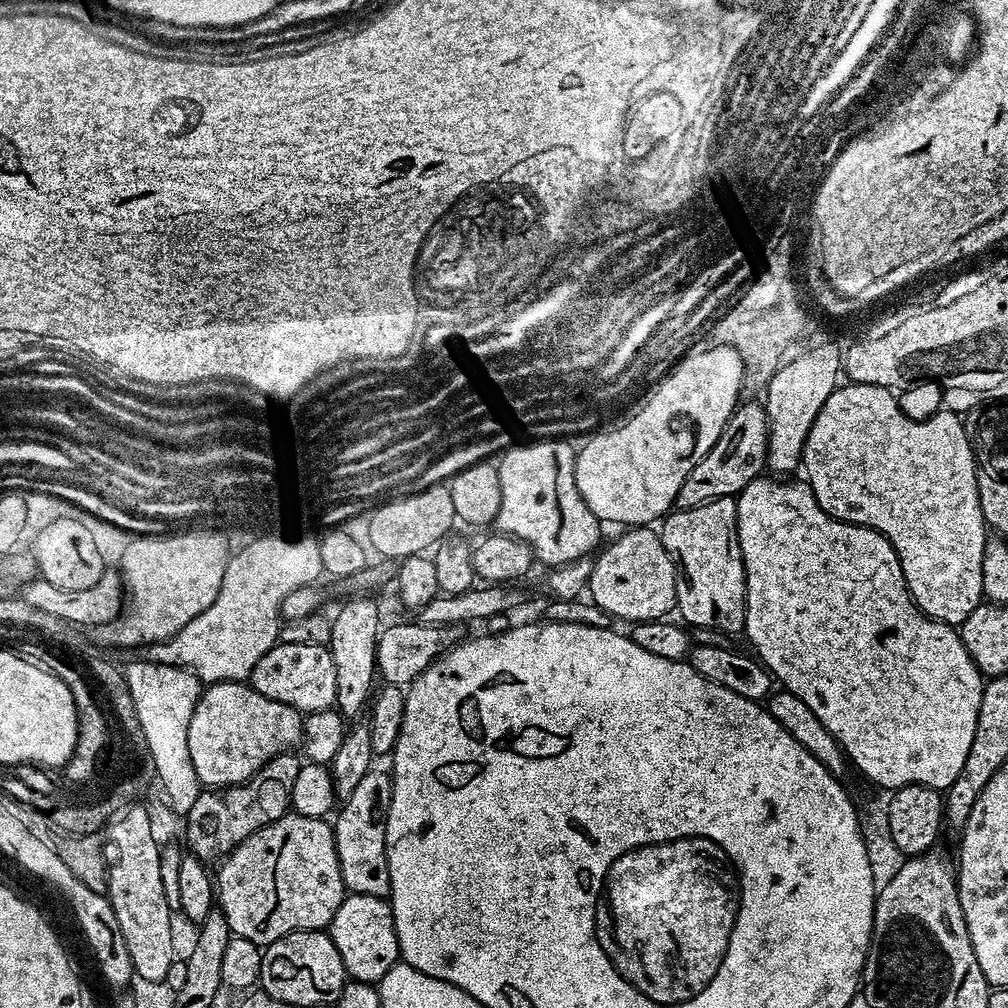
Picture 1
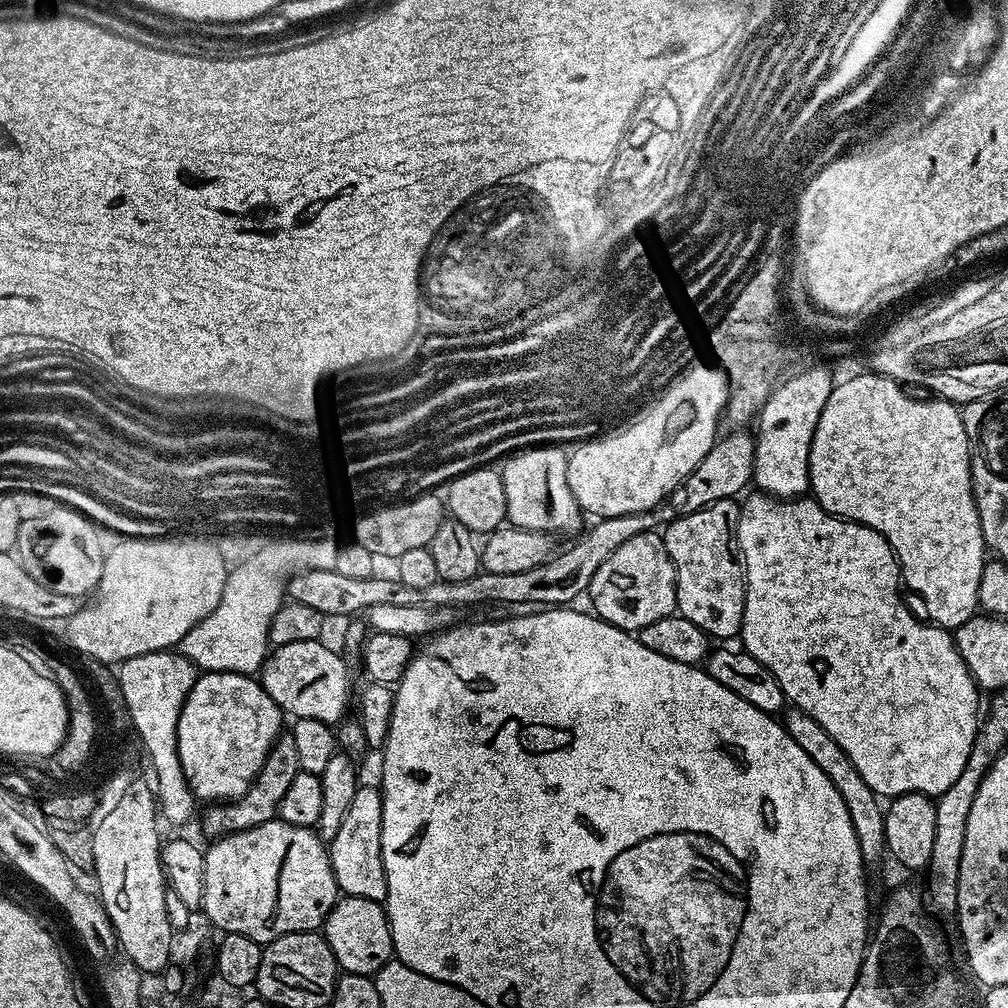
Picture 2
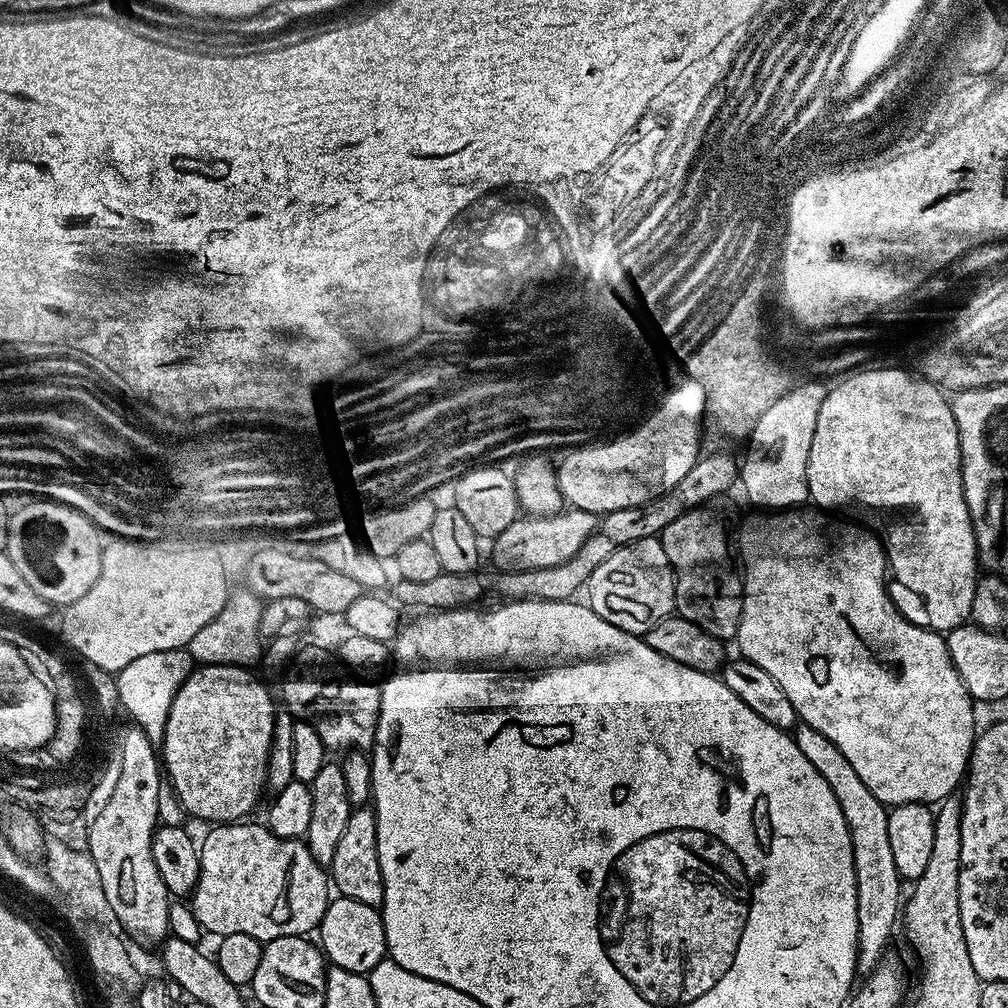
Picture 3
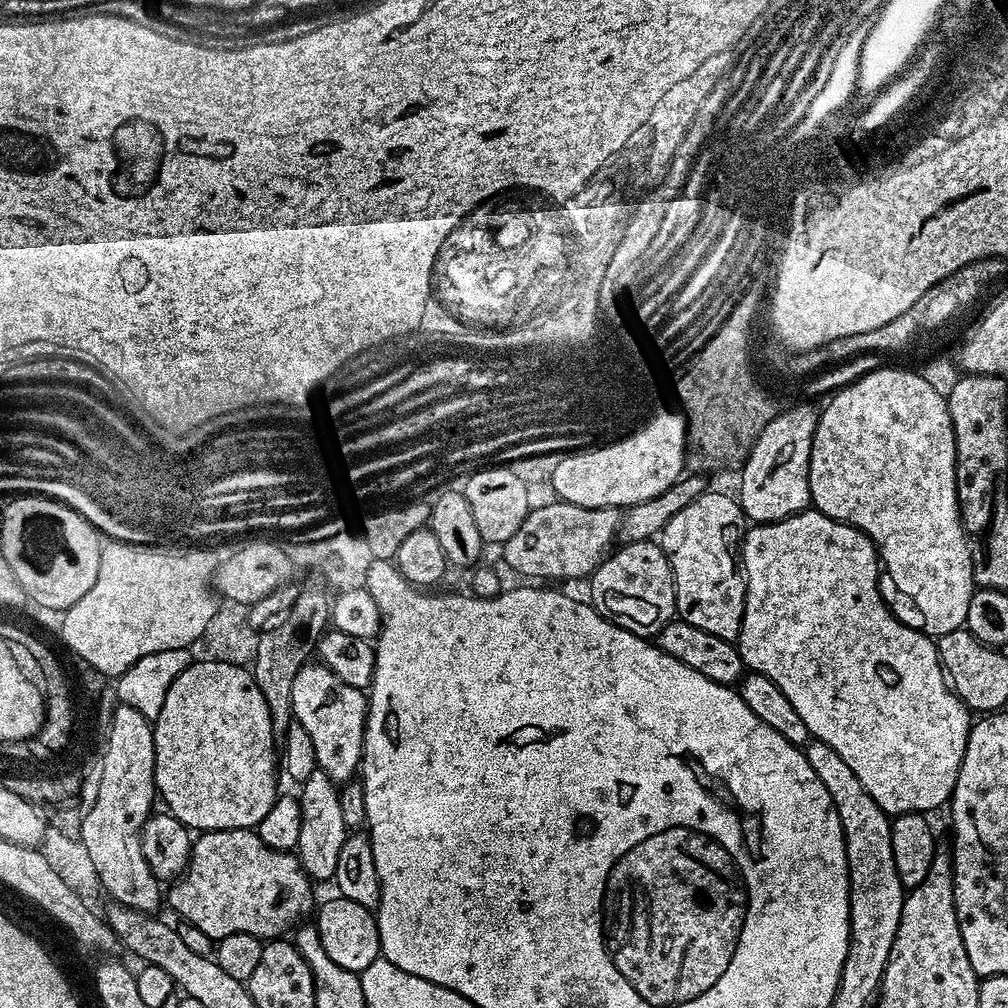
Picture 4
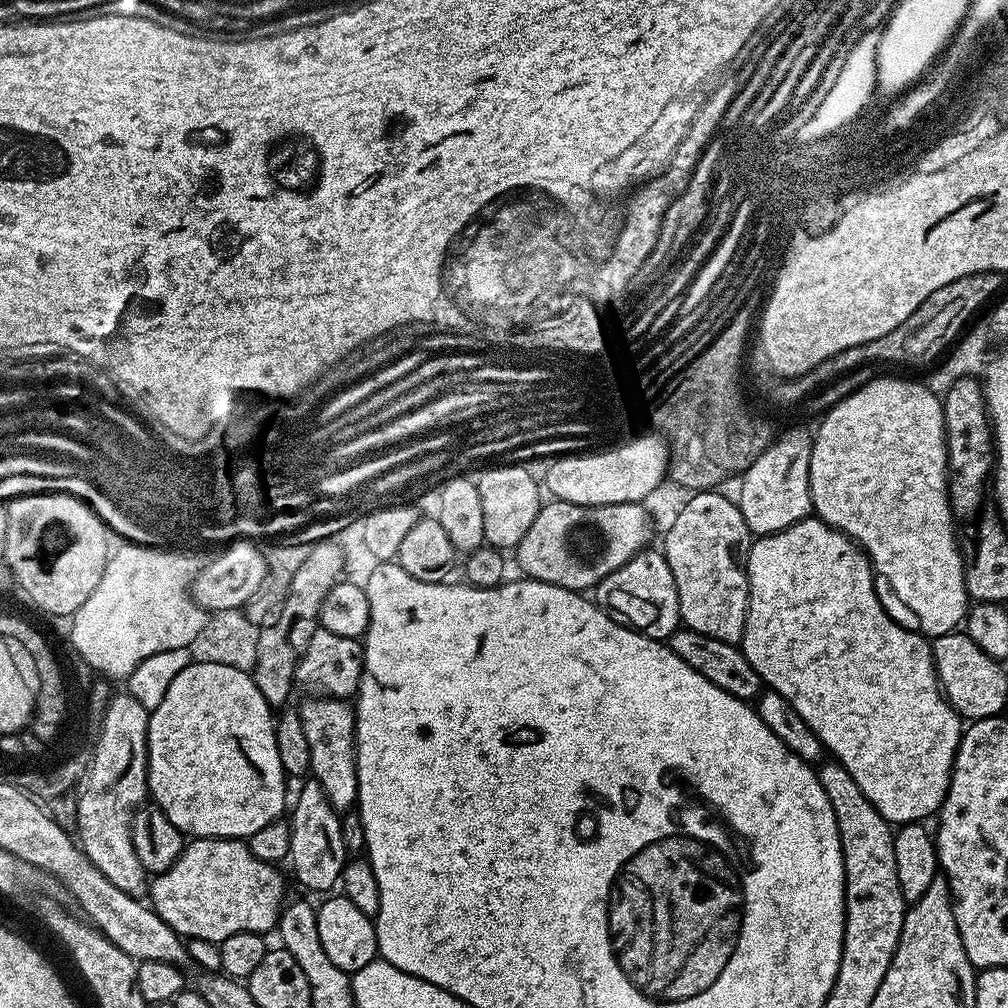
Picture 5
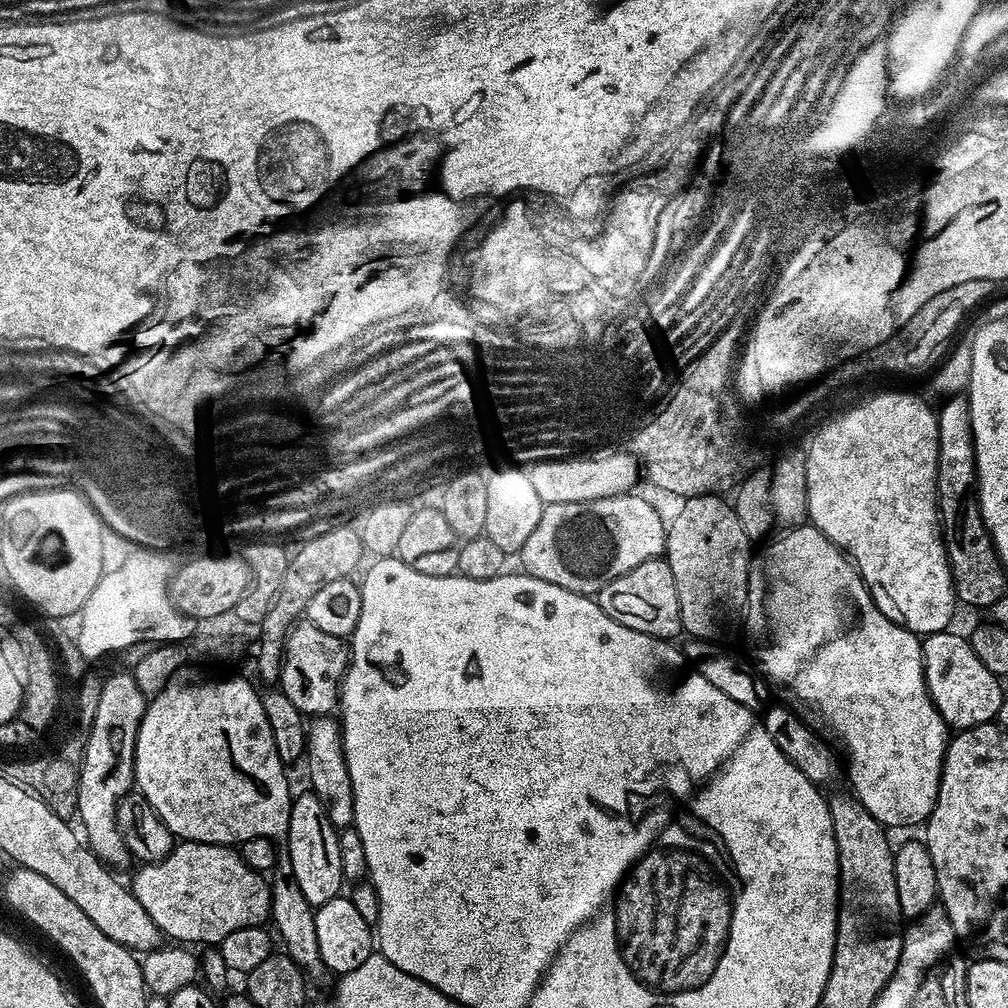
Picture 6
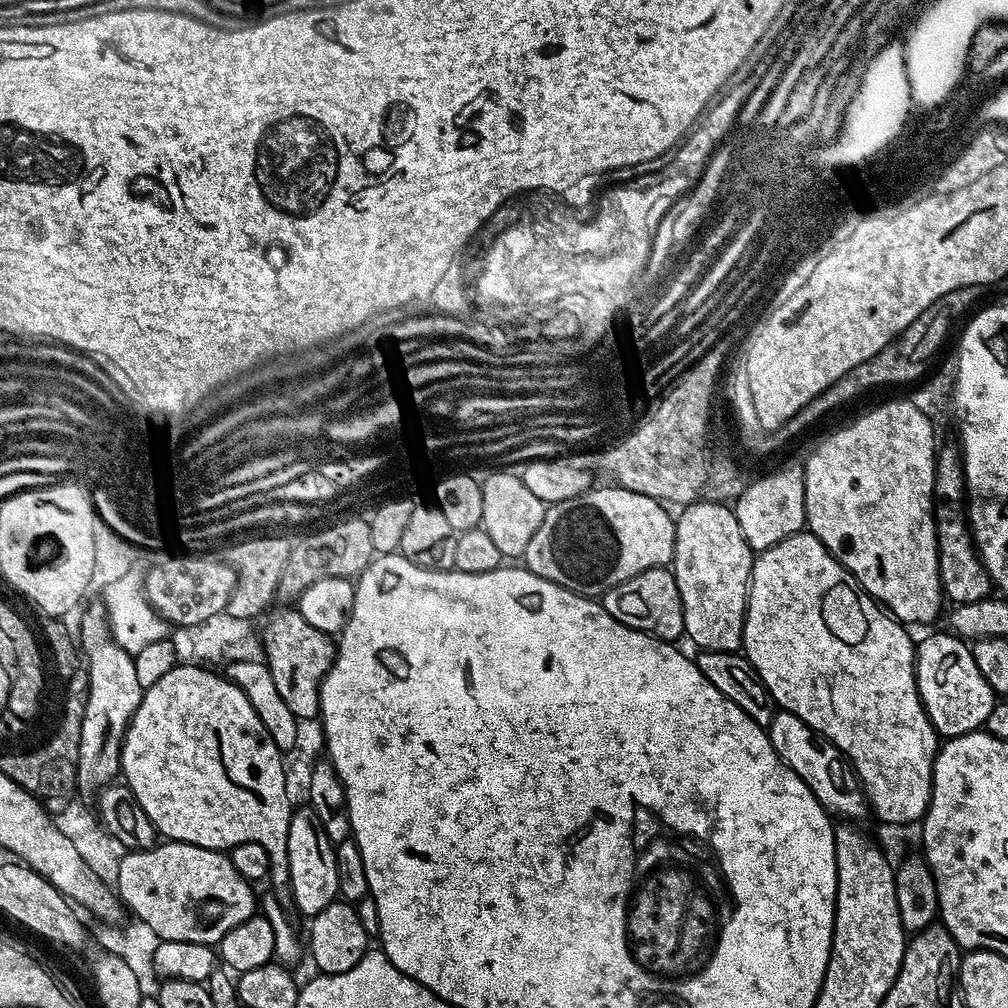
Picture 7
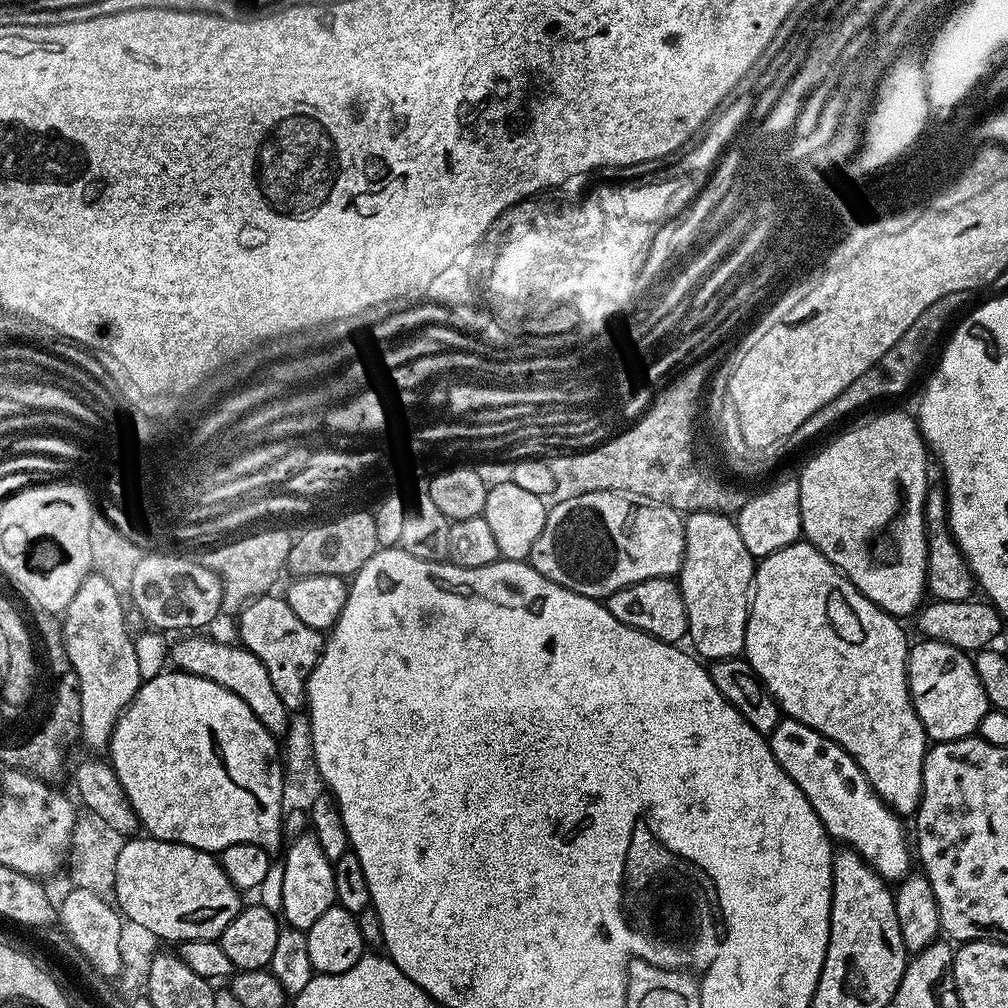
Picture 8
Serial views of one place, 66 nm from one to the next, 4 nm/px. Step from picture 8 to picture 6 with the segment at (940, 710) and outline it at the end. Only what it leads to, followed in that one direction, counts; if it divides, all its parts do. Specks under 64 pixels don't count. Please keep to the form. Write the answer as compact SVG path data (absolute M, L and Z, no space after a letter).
M953 630L929 636L926 643L932 685L953 720L967 726L980 720L993 719L1006 699L1001 671L986 662L978 650L974 650L970 638L963 631Z

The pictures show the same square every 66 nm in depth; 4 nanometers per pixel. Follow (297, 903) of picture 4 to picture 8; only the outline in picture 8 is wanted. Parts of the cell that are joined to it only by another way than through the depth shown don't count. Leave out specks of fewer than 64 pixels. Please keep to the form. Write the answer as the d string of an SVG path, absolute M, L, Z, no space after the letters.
M128 838L117 852L117 878L115 907L125 921L138 922L146 926L160 942L176 940L219 941L222 930L234 922L242 907L241 889L230 882L226 870L213 853L203 852L185 844L175 844L169 840L155 838Z

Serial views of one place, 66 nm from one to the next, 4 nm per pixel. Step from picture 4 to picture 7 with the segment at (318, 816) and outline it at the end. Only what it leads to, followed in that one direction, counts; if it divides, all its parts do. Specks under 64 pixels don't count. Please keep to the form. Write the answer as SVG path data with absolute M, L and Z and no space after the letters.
M310 806L303 807L297 807L292 813L286 850L290 858L292 904L305 918L311 918L326 910L326 906L333 904L339 897L340 891L336 849L330 842L330 838L326 838L326 830L322 830L322 822L318 814L314 814Z

